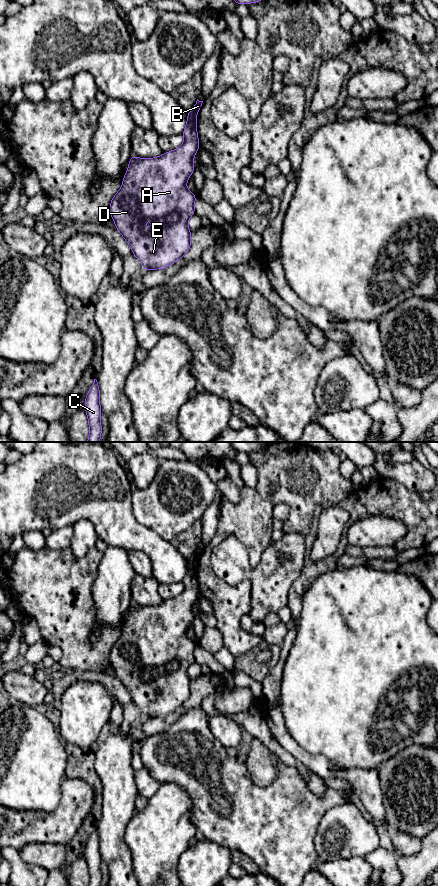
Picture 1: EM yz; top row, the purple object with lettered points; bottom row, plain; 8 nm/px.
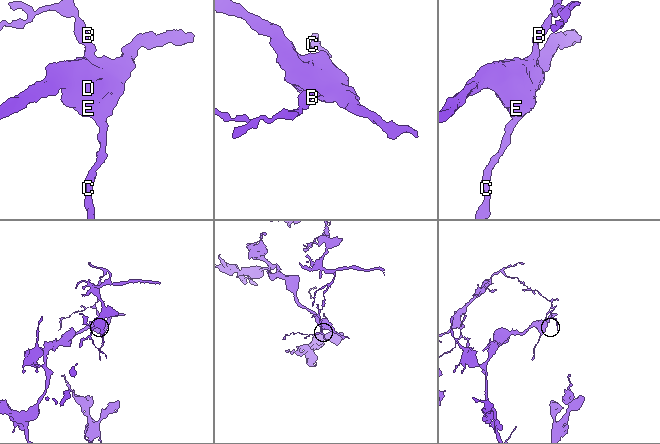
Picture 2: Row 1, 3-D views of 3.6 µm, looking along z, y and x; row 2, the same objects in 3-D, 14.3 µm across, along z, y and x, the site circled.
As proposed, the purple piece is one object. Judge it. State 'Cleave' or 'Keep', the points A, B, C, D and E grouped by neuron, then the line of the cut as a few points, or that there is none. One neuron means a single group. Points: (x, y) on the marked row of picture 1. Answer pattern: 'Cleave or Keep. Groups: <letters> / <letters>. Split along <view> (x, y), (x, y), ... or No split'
Cleave. Groups: A C D E / B. Split along yz (188, 119), (195, 120)

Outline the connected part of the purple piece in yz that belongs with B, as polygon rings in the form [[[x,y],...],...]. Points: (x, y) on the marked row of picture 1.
[[[197,99],[193,109],[187,113],[187,120],[196,120],[197,114],[202,106],[203,101]]]

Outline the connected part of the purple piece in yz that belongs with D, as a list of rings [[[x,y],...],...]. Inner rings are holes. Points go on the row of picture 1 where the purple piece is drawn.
[[[196,120],[187,121],[183,135],[184,142],[179,148],[163,153],[159,157],[142,159],[132,155],[123,177],[122,187],[110,203],[109,214],[115,222],[115,227],[130,245],[134,256],[140,261],[144,270],[165,269],[181,259],[191,247],[188,220],[195,214],[194,204],[197,196],[187,189],[186,183],[195,170],[193,158],[200,148]],[[146,220],[153,221],[154,226],[144,228],[143,223]]]

